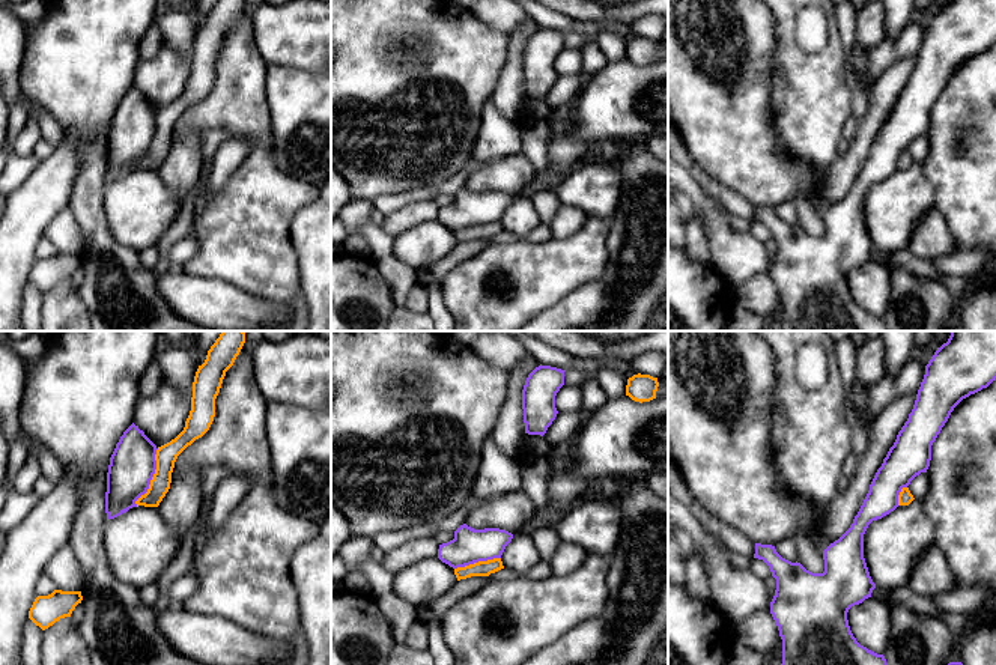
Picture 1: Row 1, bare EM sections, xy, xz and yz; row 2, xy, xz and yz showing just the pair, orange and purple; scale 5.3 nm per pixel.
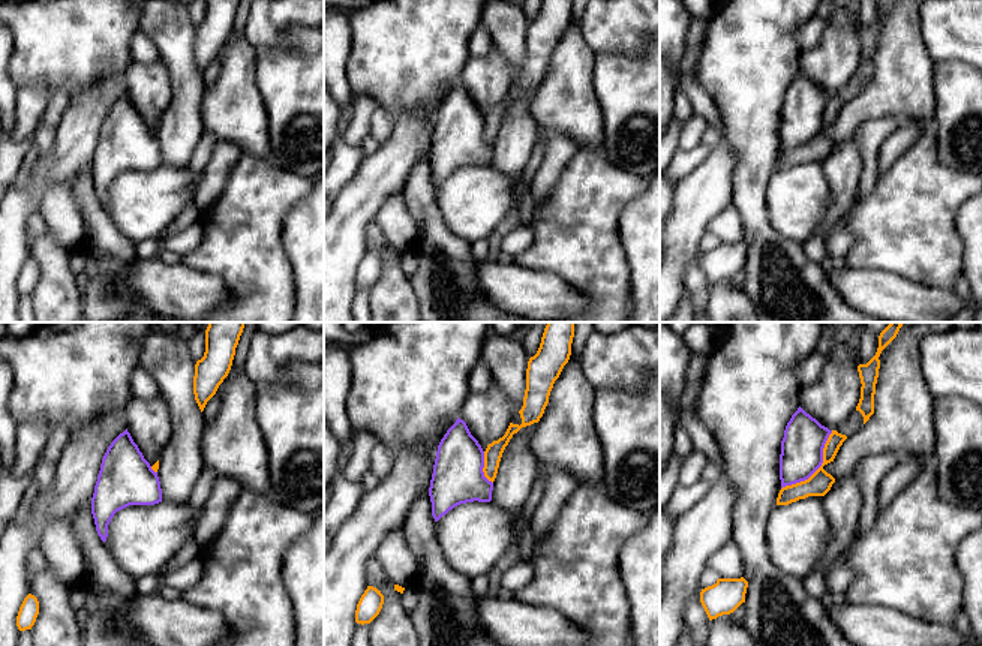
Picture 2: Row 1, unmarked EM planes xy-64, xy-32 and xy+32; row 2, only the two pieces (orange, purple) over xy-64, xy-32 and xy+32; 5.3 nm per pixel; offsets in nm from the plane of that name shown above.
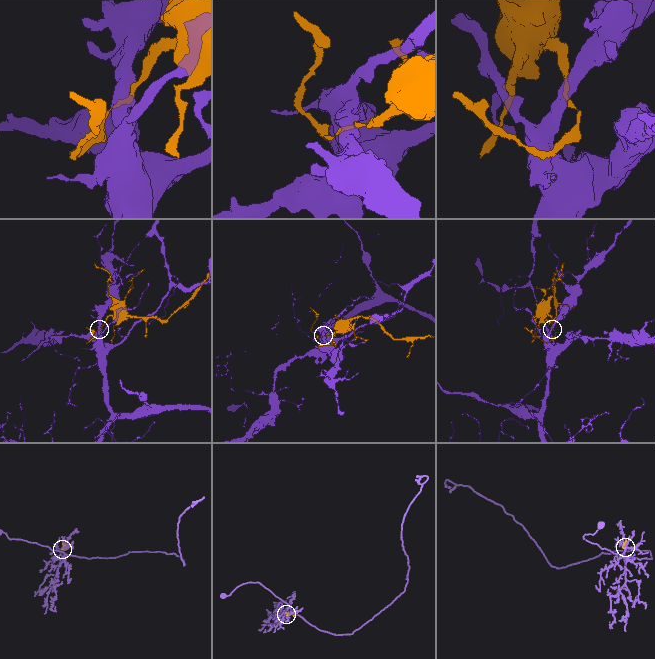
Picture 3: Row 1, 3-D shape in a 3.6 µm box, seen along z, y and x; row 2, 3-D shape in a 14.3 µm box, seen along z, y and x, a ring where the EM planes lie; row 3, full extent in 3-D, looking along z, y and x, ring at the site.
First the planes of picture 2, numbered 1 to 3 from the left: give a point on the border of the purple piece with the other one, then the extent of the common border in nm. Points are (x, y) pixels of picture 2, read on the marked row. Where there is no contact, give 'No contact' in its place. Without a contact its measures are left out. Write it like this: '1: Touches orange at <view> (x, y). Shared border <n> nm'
1: Touches orange at xy-64 (153, 469). Shared border 50 nm
2: Touches orange at xy-32 (483, 468). Shared border 180 nm
3: Touches orange at xy+32 (819, 468). Shared border 420 nm

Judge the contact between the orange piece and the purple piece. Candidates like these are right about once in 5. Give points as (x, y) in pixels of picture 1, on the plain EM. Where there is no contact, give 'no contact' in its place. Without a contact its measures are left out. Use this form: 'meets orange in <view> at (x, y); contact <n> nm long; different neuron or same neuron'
meets orange in xy at (152, 140); contact 340 nm long; different neuron

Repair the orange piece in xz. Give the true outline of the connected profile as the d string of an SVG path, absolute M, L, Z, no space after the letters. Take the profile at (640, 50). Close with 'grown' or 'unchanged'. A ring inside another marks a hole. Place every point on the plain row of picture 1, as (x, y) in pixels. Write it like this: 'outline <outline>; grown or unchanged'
outline M638 36L627 42L626 59L639 66L650 65L656 62L657 50L657 41Z; unchanged

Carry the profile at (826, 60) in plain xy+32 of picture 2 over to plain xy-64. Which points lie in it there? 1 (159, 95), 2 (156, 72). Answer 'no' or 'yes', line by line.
1: yes
2: yes

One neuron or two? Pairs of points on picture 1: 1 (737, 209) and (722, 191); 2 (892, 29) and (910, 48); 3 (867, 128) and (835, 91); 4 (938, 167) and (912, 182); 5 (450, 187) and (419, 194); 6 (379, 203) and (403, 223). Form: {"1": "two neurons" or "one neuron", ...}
{"1": "one neuron", "2": "two neurons", "3": "two neurons", "4": "two neurons", "5": "one neuron", "6": "two neurons"}

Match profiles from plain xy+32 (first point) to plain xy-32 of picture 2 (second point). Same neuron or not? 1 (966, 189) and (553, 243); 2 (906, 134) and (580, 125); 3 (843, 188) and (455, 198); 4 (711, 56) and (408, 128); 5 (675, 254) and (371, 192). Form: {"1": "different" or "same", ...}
{"1": "same", "2": "different", "3": "different", "4": "different", "5": "same"}

